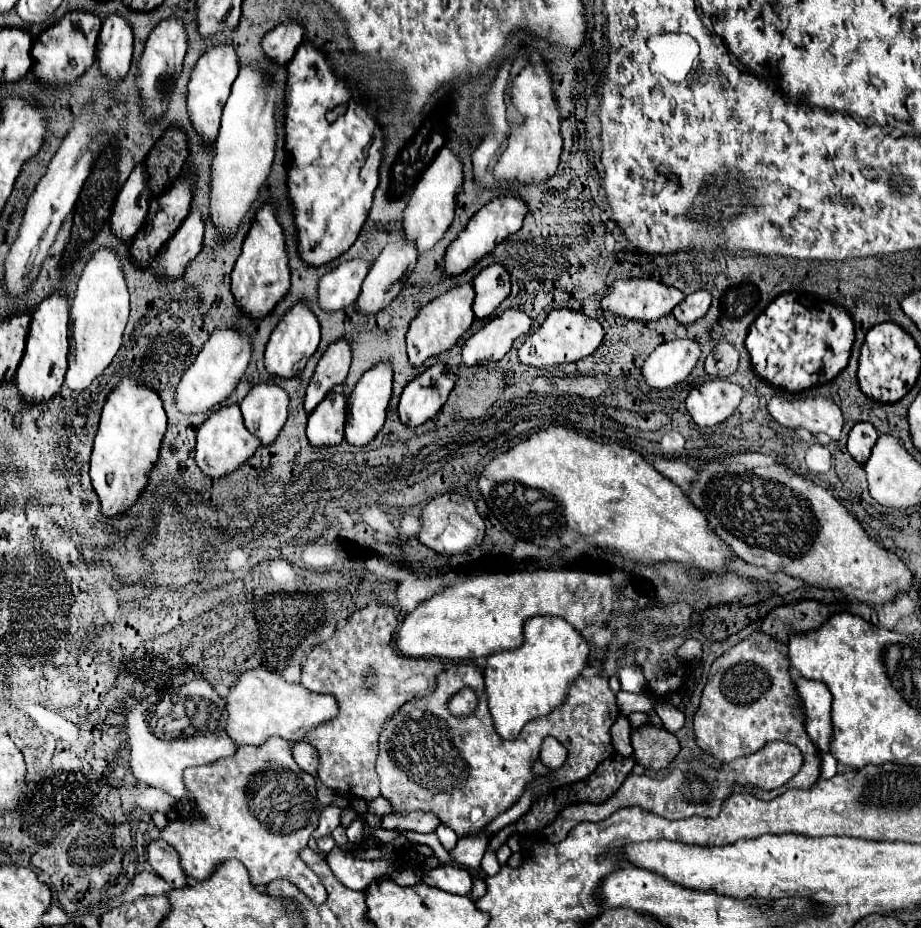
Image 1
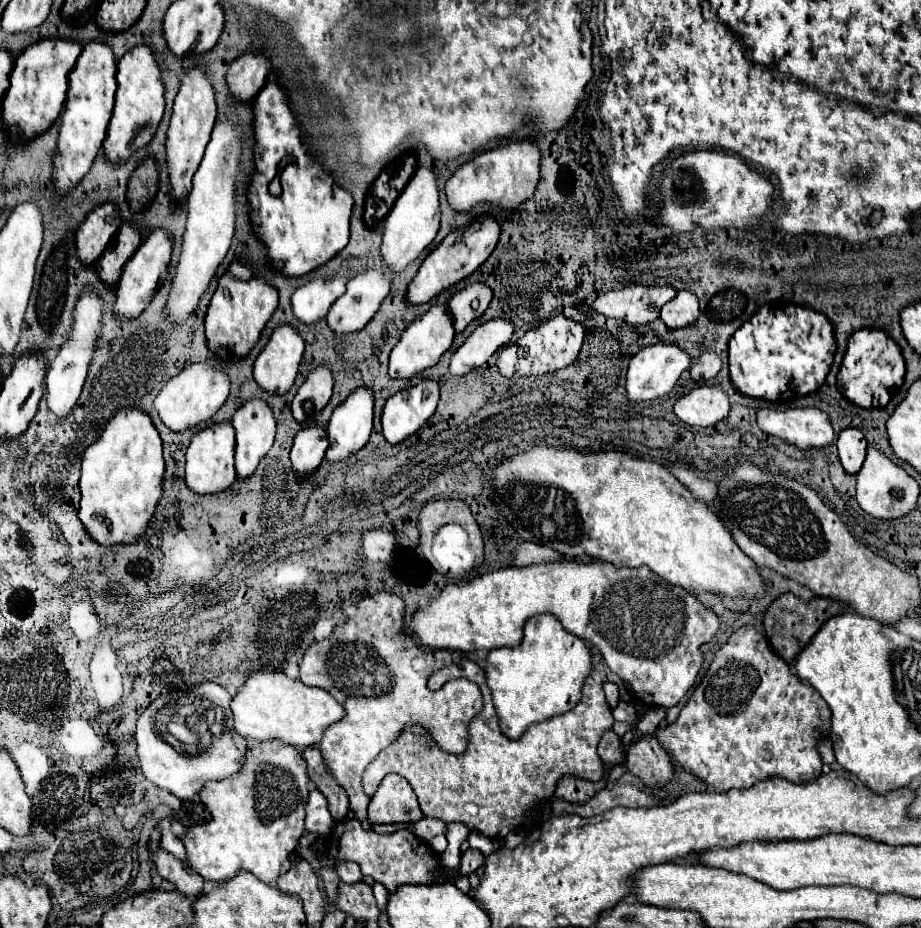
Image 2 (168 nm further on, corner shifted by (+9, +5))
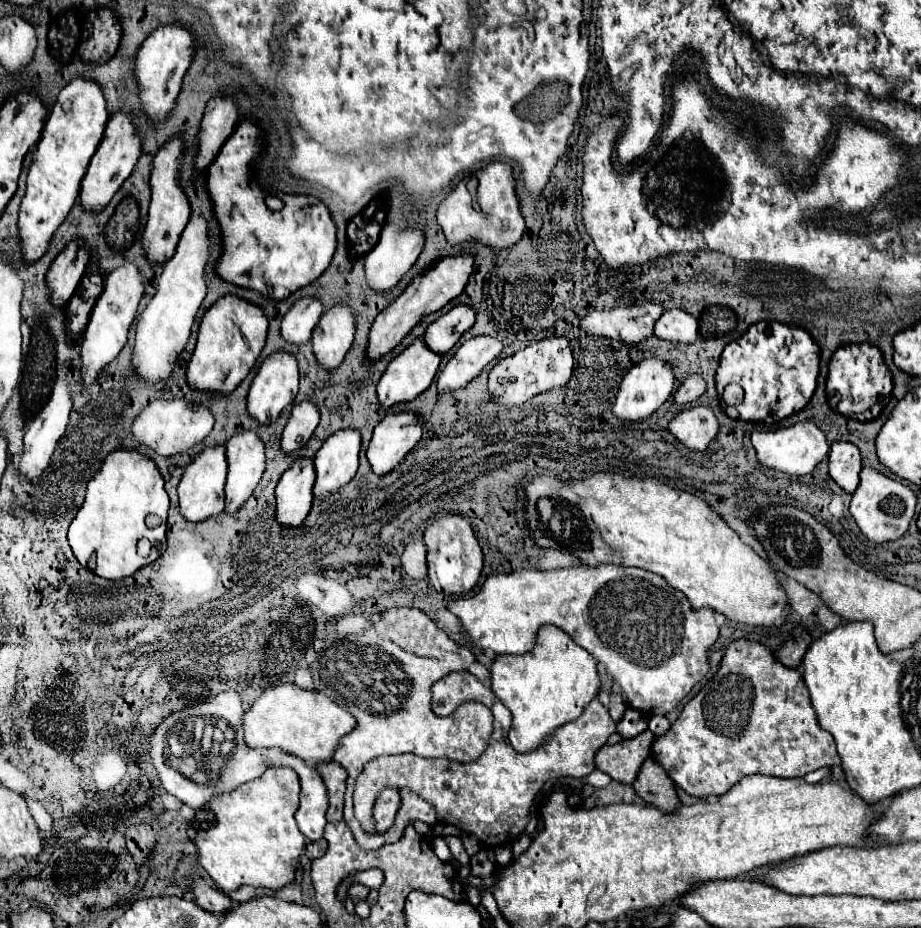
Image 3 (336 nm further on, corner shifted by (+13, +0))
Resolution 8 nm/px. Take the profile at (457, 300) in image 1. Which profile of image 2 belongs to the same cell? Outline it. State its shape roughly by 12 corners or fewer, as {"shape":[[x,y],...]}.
{"shape":[[432,306],[404,330],[388,376],[410,380],[450,348],[446,306]]}

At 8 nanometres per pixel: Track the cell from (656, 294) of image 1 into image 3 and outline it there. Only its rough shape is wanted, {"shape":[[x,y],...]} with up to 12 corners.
{"shape":[[662,303],[590,311],[580,327],[634,345],[652,335]]}

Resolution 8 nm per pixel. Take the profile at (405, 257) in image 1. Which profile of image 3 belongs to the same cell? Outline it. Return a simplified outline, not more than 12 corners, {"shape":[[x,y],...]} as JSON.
{"shape":[[348,303],[324,311],[312,347],[326,369],[342,363],[356,333]]}

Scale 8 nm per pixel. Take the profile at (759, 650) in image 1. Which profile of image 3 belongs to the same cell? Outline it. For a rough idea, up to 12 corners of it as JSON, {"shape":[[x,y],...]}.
{"shape":[[762,643],[654,739],[702,799],[840,765],[802,675]]}

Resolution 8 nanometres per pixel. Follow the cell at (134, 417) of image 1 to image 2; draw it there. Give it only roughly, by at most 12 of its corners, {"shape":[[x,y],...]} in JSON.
{"shape":[[120,410],[84,452],[78,518],[138,542],[162,498],[162,442]]}

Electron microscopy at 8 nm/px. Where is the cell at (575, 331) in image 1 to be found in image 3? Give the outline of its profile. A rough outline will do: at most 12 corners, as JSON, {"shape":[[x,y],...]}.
{"shape":[[566,337],[540,339],[500,359],[488,389],[520,405],[566,385]]}

